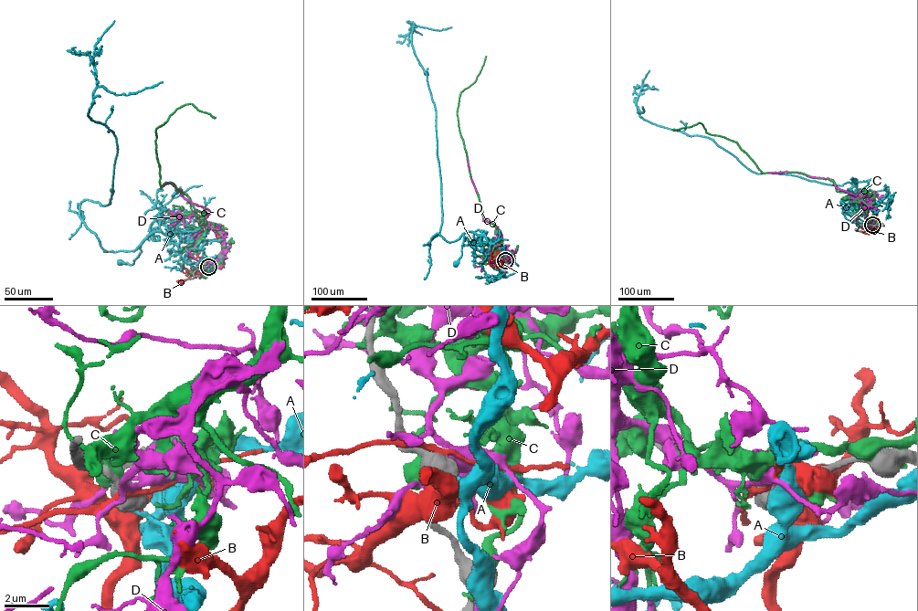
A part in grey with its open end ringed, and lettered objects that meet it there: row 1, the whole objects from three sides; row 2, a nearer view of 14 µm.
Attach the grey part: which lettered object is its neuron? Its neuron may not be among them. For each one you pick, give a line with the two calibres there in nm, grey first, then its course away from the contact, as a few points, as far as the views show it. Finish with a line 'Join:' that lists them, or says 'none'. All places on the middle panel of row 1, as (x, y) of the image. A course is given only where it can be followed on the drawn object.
B: calibres 650 and 240 nm; course (505, 260), (499, 260), (503, 262), (513, 257), (511, 253), (508, 255)
Join: B

